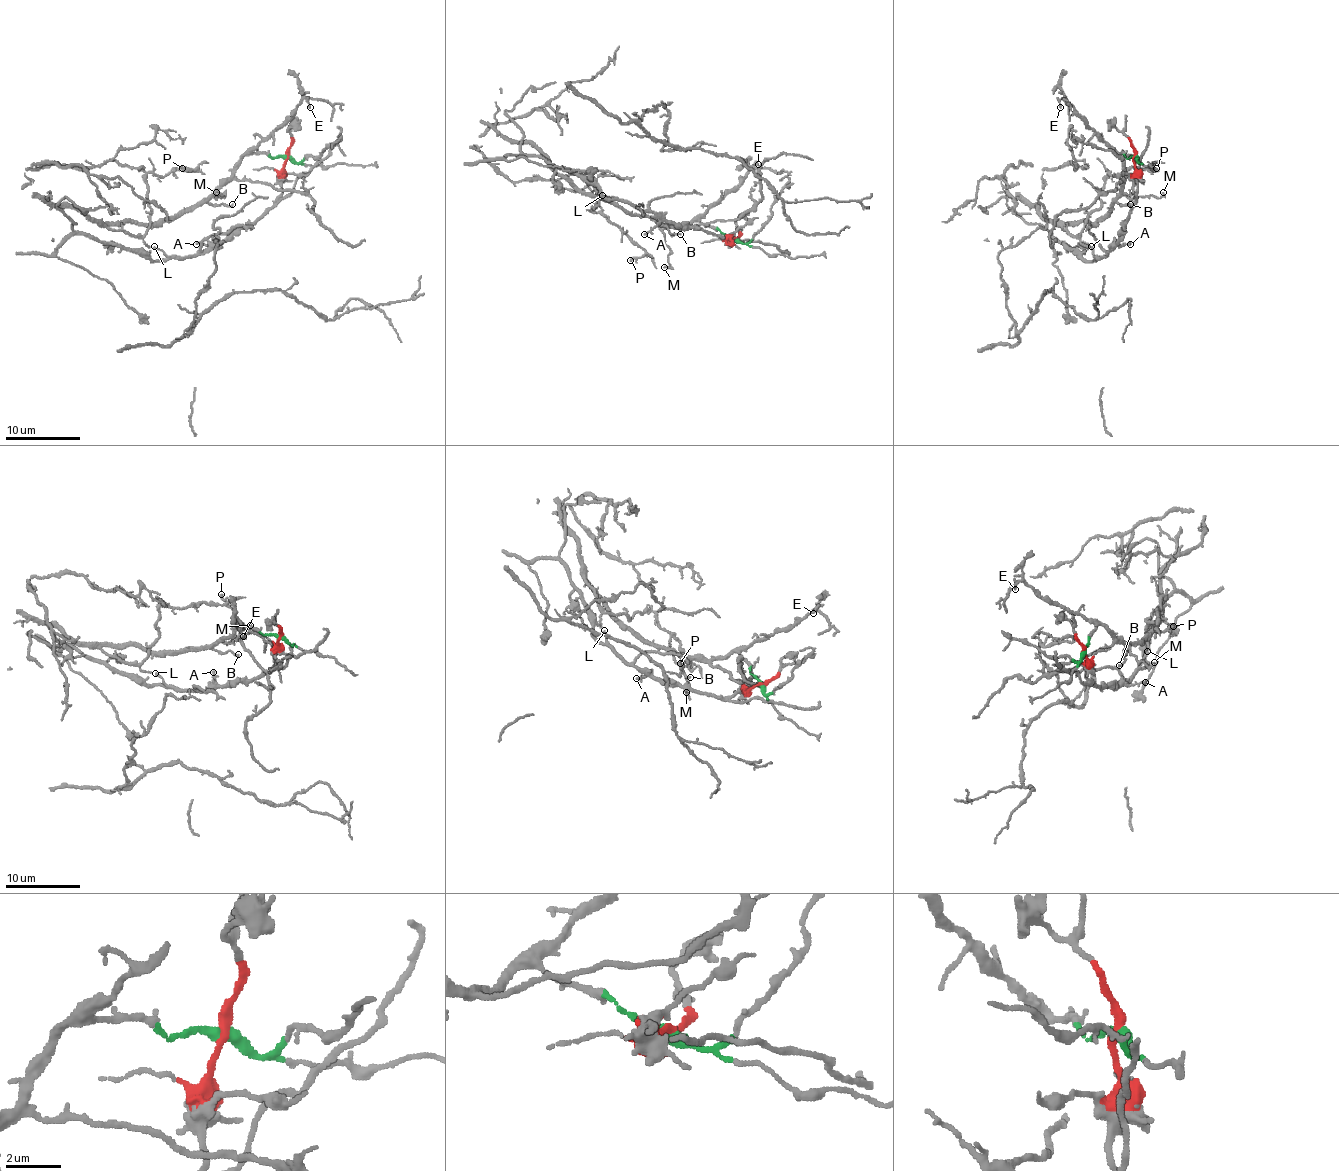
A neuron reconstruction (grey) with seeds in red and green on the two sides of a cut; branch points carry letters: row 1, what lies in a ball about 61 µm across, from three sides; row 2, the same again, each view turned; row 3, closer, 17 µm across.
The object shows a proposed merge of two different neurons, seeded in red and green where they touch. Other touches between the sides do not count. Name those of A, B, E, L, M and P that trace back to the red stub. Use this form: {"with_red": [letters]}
{"with_red": ["A", "L"]}

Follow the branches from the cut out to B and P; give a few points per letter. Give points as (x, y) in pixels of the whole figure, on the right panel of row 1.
B: (1135, 156), (1127, 158), (1118, 153), (1123, 177), (1123, 190), (1118, 201), (1121, 205), (1131, 203)
P: (1135, 156), (1118, 153), (1123, 188), (1086, 225), (1101, 205), (1108, 173), (1157, 168)

